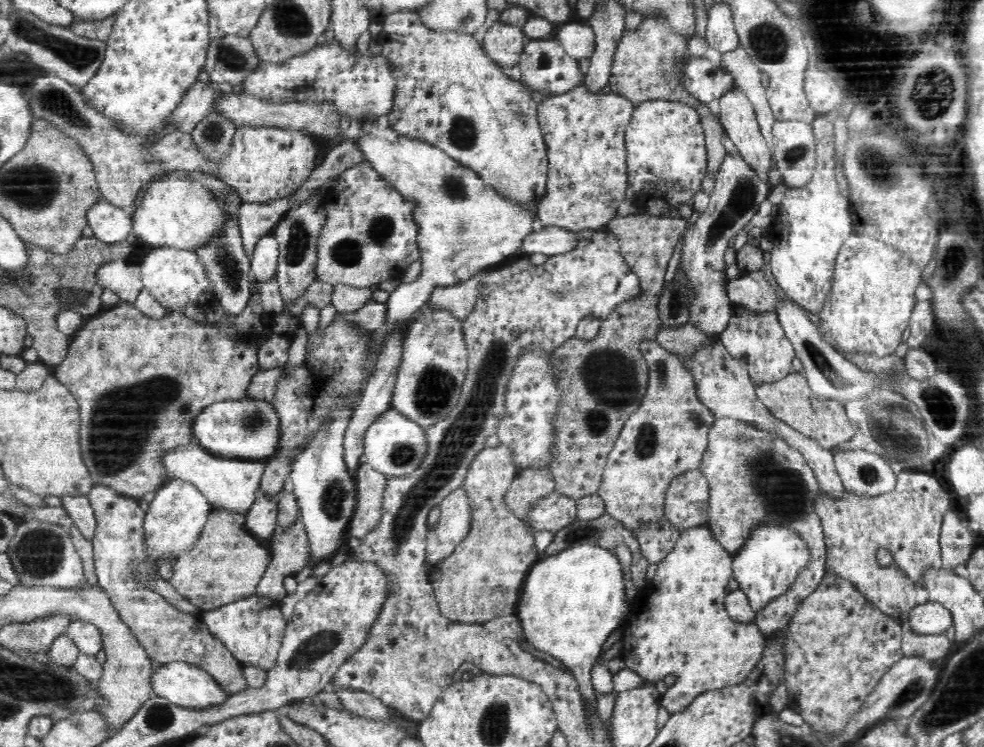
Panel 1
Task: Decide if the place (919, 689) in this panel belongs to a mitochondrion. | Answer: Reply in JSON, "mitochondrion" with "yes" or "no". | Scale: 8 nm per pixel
{"mitochondrion":"yes"}

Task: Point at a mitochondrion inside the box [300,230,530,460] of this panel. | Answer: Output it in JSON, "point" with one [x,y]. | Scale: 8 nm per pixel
{"point":[434,389]}

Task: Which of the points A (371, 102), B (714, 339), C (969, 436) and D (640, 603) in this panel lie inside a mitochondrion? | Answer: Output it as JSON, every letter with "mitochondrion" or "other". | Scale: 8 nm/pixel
{"A":"mitochondrion","B":"other","C":"other","D":"other"}

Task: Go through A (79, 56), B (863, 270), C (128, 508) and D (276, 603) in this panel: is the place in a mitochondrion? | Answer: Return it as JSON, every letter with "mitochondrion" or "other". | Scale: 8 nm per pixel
{"A":"mitochondrion","B":"other","C":"other","D":"other"}

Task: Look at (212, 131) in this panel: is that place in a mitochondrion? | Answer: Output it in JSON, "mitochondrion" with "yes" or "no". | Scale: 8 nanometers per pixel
{"mitochondrion":"yes"}

